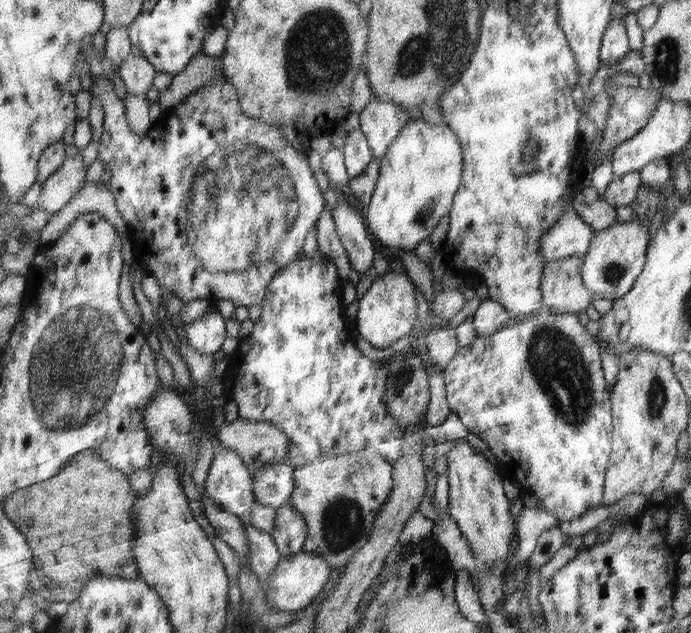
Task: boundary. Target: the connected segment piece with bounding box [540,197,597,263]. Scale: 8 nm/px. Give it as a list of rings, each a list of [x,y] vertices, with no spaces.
[[[571,197],[563,206],[563,218],[540,240],[541,256],[547,263],[570,256],[584,257],[595,234],[597,231],[591,229],[575,210]]]

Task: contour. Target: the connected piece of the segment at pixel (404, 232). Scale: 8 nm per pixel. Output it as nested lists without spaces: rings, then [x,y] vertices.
[[[423,117],[411,119],[402,130],[402,134],[390,146],[387,155],[381,161],[381,176],[371,203],[364,211],[369,231],[376,244],[385,250],[409,251],[416,250],[420,242],[433,237],[434,228],[441,222],[443,216],[449,216],[454,204],[455,196],[463,184],[465,158],[461,141],[455,131],[446,121],[433,125],[425,122]]]

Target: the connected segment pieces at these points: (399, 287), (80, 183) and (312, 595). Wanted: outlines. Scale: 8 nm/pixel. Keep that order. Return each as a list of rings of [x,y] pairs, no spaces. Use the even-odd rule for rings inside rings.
[[[389,270],[389,272],[377,277],[371,285],[371,289],[358,300],[358,313],[355,317],[355,327],[359,335],[369,342],[374,348],[394,349],[395,342],[399,342],[403,336],[413,332],[417,319],[417,286],[404,271]]]
[[[80,154],[73,159],[66,159],[63,167],[44,183],[37,208],[51,216],[57,215],[86,184],[87,169]]]
[[[301,551],[283,556],[270,578],[270,586],[265,590],[267,602],[277,610],[285,612],[301,612],[315,602],[332,577],[335,567],[318,554]]]

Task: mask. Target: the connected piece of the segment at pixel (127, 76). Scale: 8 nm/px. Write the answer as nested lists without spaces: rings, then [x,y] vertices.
[[[143,54],[131,55],[119,68],[120,78],[131,94],[147,94],[153,88],[158,70]]]

